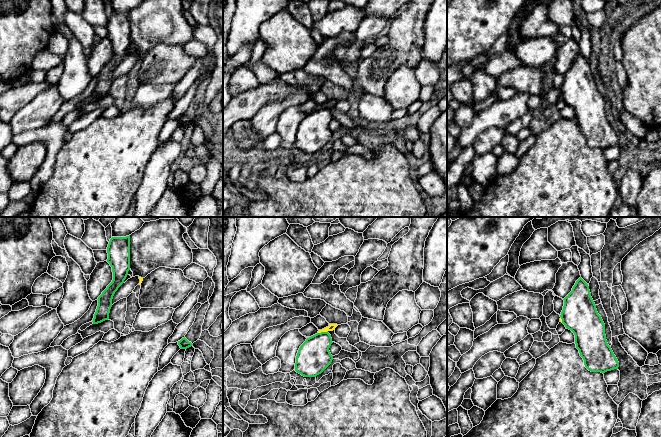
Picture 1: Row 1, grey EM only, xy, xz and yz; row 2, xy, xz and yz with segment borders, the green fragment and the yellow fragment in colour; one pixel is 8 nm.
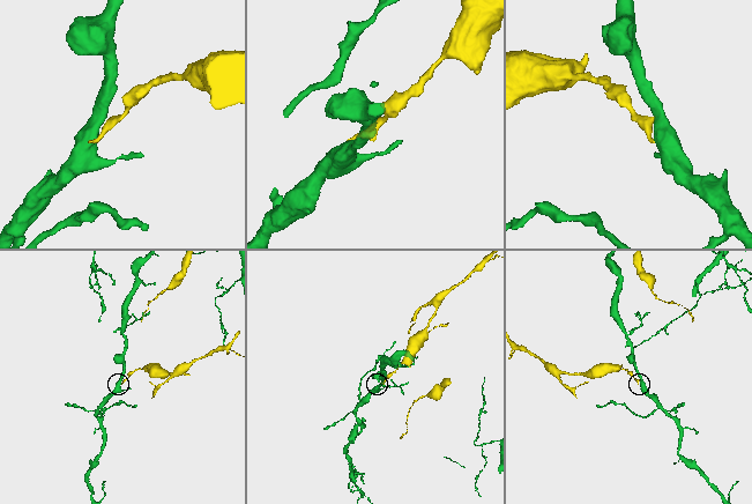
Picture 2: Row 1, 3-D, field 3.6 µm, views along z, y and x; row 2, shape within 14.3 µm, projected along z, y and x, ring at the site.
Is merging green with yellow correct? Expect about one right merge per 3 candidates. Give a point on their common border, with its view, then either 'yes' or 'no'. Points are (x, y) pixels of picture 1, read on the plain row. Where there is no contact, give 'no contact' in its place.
xz (322, 108) | no

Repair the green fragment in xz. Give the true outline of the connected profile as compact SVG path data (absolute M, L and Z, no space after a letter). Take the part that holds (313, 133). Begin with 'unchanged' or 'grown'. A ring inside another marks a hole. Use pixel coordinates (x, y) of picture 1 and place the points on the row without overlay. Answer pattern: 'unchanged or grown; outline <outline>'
unchanged; outline M328 108L307 114L298 126L295 147L304 153L316 153L321 150L333 136L329 127L332 119Z

